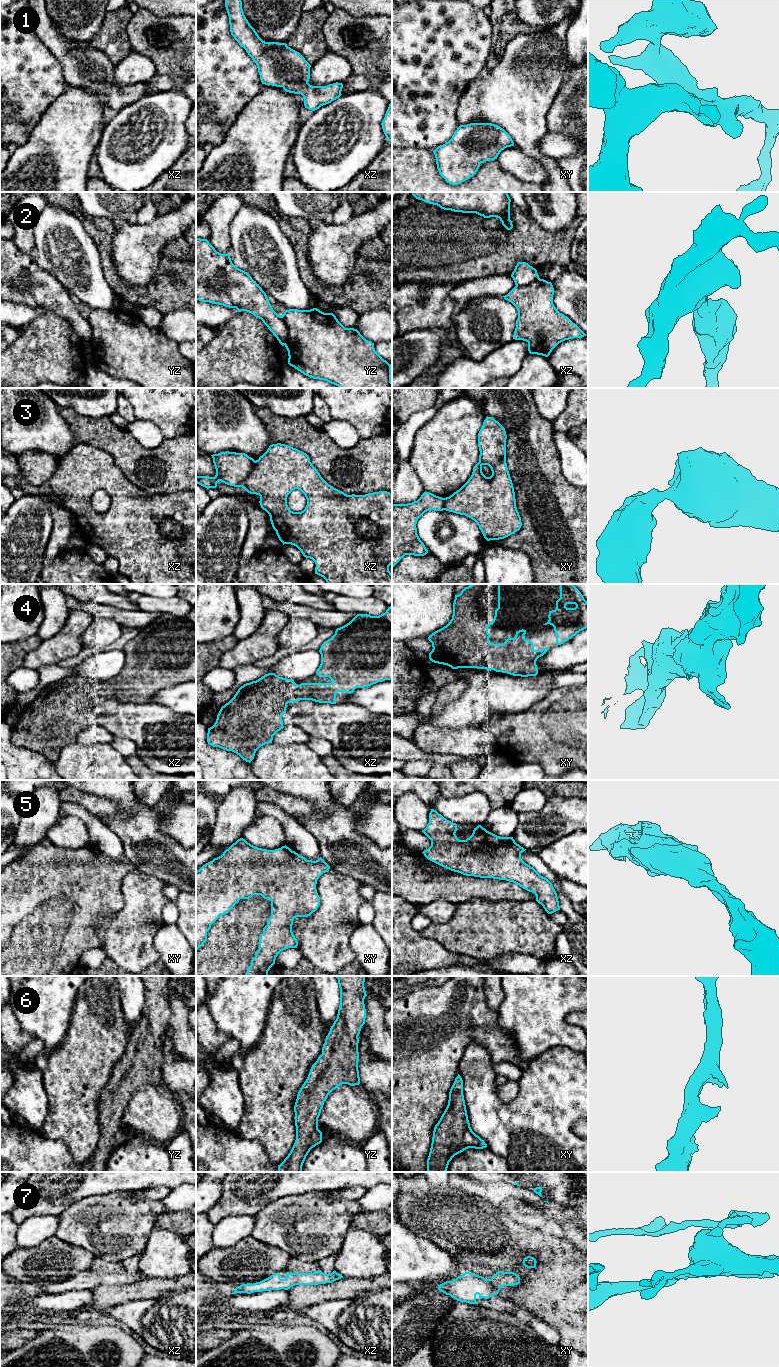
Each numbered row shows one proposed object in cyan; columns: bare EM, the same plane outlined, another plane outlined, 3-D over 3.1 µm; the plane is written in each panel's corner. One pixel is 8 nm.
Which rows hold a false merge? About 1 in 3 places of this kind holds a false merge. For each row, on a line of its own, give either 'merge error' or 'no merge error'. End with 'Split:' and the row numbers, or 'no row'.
1: no merge error
2: merge error
3: merge error
4: no merge error
5: no merge error
6: no merge error
7: no merge error
Split: 2, 3

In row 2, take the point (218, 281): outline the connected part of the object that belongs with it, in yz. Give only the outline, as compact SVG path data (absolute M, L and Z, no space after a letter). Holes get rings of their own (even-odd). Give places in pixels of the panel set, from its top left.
M196 238L196 300L236 308L259 318L284 346L288 340L288 327L283 317L272 308L266 293L245 271L237 268L229 254L221 254L207 239Z

